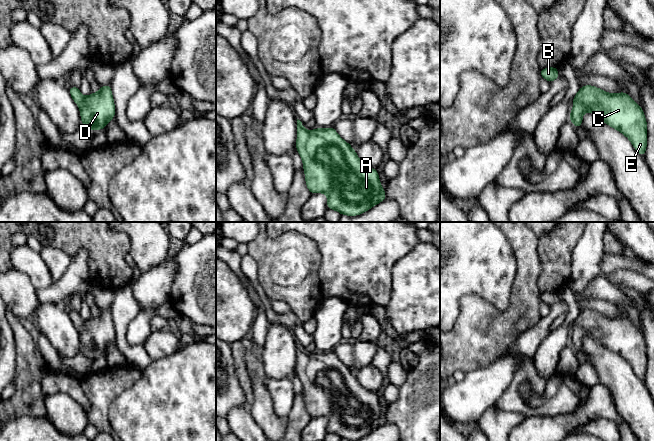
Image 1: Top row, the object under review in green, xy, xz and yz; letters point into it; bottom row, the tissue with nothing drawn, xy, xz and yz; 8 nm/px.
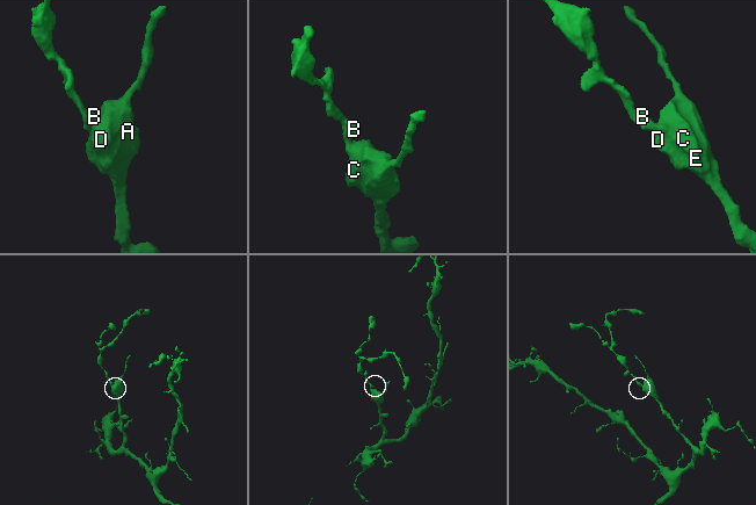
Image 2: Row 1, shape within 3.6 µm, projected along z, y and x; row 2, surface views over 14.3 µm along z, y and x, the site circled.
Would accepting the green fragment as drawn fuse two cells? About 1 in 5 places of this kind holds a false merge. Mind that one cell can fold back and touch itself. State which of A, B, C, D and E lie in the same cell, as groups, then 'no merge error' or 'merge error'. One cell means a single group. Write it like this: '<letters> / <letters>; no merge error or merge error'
A B C D E; no merge error

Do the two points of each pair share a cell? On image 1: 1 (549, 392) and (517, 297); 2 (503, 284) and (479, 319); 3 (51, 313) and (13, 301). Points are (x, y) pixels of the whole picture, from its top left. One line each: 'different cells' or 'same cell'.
1: different cells
2: different cells
3: different cells

